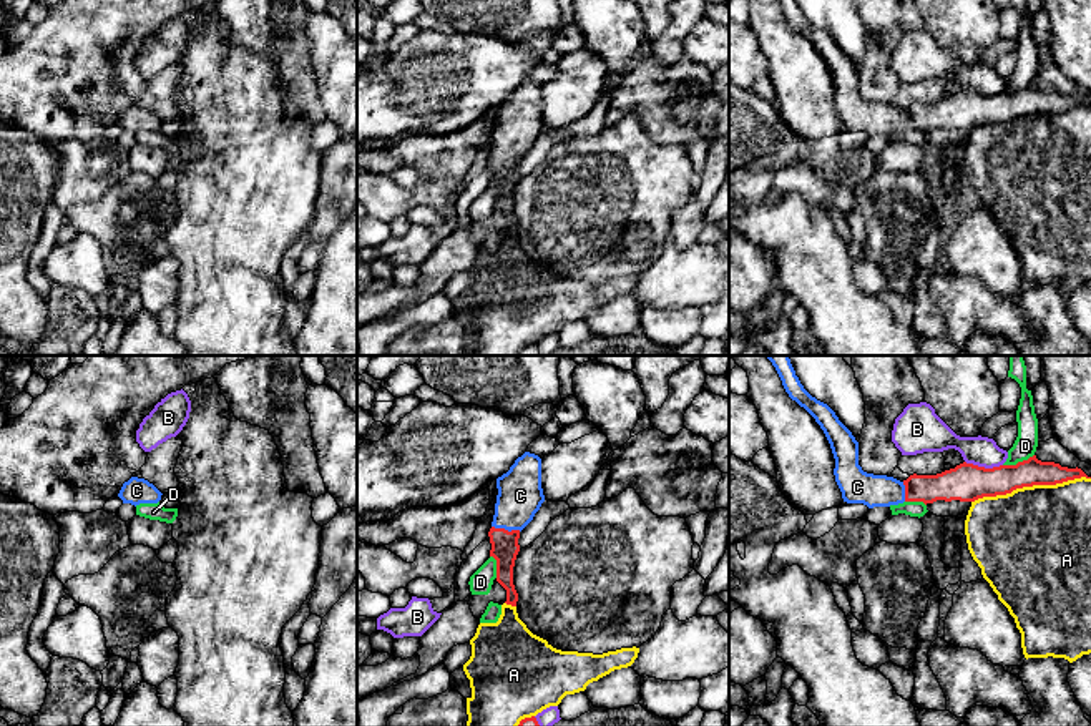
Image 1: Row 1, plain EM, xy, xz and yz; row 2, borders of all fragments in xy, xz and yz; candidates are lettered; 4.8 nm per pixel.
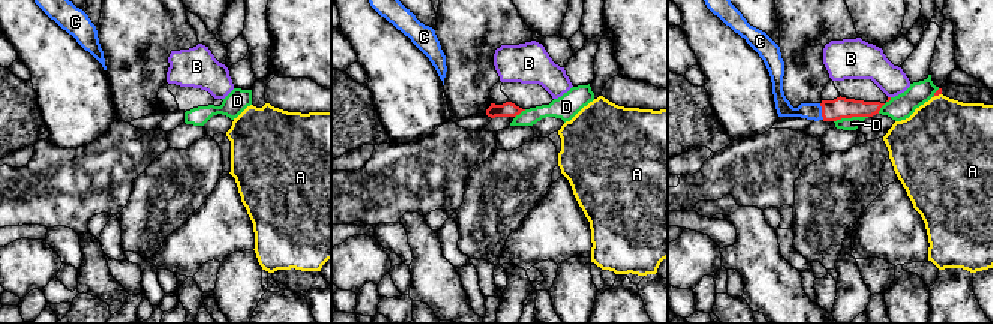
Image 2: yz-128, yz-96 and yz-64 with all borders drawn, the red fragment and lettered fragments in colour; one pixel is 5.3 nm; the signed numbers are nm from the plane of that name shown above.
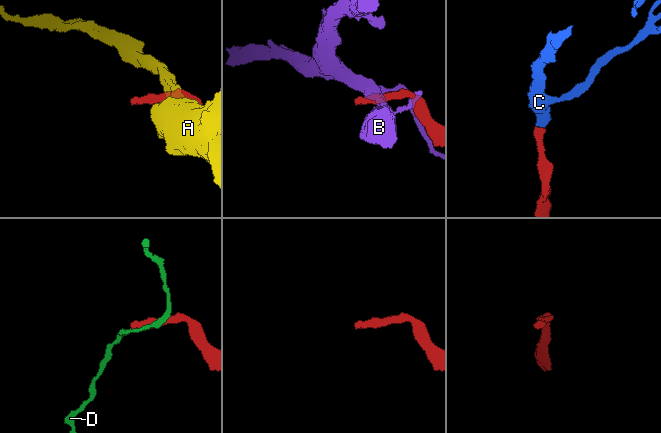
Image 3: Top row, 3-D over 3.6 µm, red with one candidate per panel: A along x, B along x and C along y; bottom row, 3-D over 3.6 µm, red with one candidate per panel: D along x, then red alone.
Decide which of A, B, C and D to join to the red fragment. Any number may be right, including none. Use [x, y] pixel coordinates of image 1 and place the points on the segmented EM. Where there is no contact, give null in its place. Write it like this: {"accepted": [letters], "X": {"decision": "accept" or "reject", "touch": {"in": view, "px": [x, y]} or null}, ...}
{"accepted": ["C"], "A": {"decision": "reject", "touch": {"in": "yz", "px": [1030, 485]}}, "B": {"decision": "reject", "touch": {"in": "yz", "px": [983, 467]}}, "C": {"decision": "accept", "touch": {"in": "xz", "px": [507, 530]}}, "D": {"decision": "reject", "touch": {"in": "yz", "px": [1018, 462]}}}

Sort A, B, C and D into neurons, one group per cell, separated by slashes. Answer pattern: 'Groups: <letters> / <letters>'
Groups: A / B / C / D

